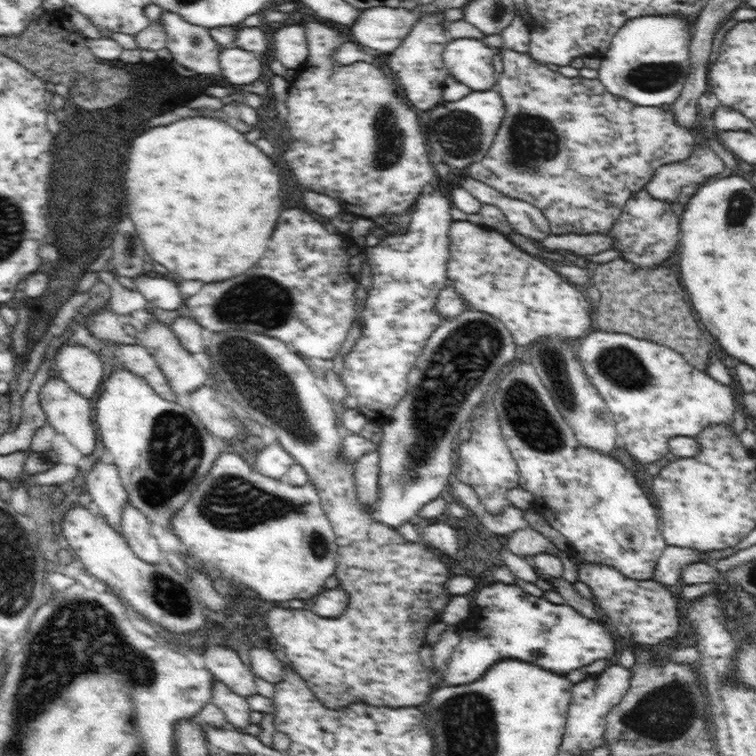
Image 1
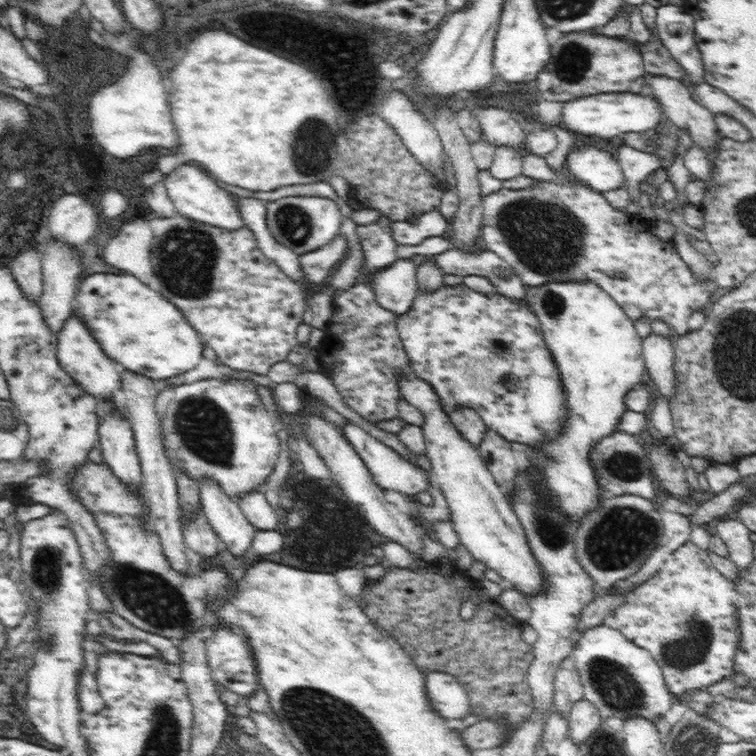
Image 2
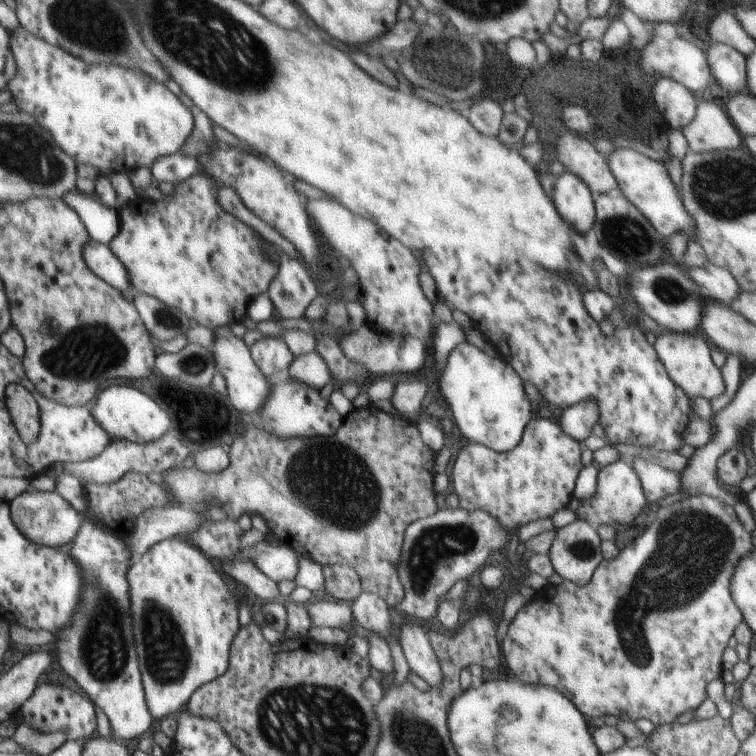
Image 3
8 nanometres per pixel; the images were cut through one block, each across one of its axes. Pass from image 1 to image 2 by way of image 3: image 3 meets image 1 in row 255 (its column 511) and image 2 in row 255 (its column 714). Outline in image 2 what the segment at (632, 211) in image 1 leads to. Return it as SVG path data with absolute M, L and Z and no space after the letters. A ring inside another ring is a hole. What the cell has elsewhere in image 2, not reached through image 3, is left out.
M540 180L525 189L502 187L483 197L480 236L487 250L506 261L527 288L544 286L550 282L595 282L632 321L642 317L652 321L662 319L672 330L673 337L682 337L691 330L687 325L690 316L710 306L710 297L719 286L712 278L708 281L696 279L696 275L678 254L672 239L658 239L650 231L651 227L638 215L618 210L604 198L603 193L586 187L580 181L554 183Z

